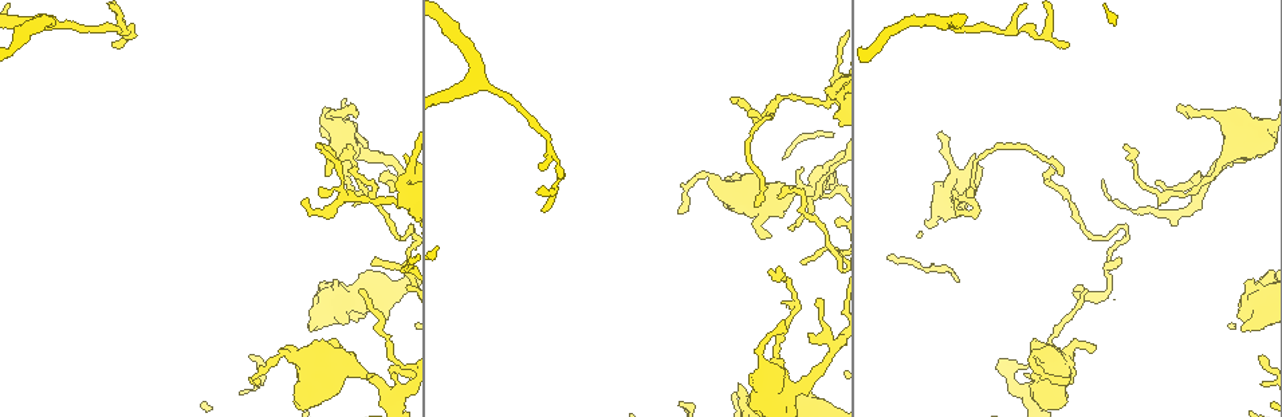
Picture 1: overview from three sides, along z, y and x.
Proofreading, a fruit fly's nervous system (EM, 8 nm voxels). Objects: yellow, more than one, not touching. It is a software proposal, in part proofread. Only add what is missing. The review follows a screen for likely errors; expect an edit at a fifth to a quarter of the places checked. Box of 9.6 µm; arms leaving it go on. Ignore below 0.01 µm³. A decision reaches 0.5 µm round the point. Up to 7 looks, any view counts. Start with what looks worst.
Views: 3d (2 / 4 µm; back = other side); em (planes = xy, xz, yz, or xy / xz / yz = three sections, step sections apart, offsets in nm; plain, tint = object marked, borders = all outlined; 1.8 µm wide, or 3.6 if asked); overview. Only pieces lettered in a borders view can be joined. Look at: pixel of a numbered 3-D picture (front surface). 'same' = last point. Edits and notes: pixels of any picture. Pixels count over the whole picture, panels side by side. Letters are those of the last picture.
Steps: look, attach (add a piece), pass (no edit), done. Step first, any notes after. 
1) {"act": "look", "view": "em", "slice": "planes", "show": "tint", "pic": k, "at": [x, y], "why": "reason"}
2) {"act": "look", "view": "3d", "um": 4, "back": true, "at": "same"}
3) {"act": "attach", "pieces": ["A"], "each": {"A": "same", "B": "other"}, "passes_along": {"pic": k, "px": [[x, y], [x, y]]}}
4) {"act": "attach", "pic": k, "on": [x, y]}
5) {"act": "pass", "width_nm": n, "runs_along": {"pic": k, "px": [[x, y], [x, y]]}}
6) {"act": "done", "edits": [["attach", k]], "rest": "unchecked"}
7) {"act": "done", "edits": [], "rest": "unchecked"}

{"act": "look", "view": "em", "slice": "planes", "show": "borders", "pic": 1, "at": [1052, 170], "why": "end of a long branch"}

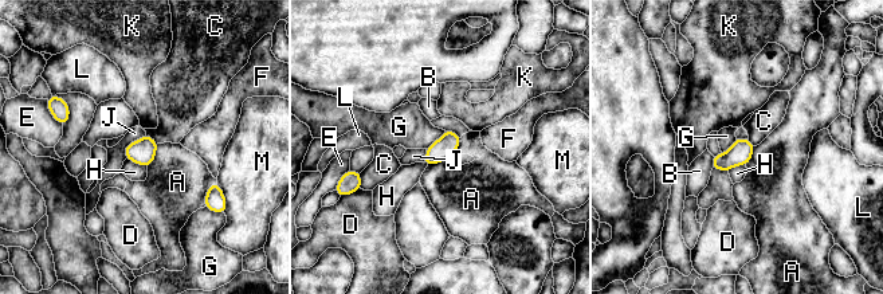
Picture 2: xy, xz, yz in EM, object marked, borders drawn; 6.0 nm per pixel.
{"act": "pass", "each": {"A": "other", "B": "other", "C": "other", "D": "other", "E": "other", "F": "other", "G": "other", "H": "other", "J": "other", "K": "other", "L": "other", "M": "other"}, "found": "no lettered piece goes on from it"}

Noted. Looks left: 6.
{"act": "look", "view": "3d", "um": 4, "back": true, "pic": 1, "at": [111, 44], "why": "tapers out"}

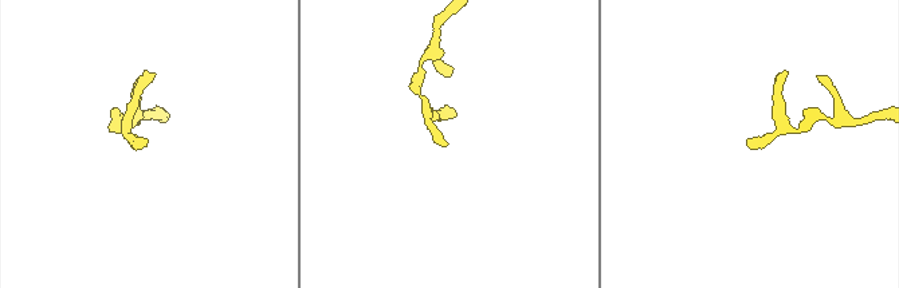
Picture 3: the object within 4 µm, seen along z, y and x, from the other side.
{"act": "look", "view": "em", "slice": "planes", "show": "borders", "pic": 3, "at": [444, 144]}

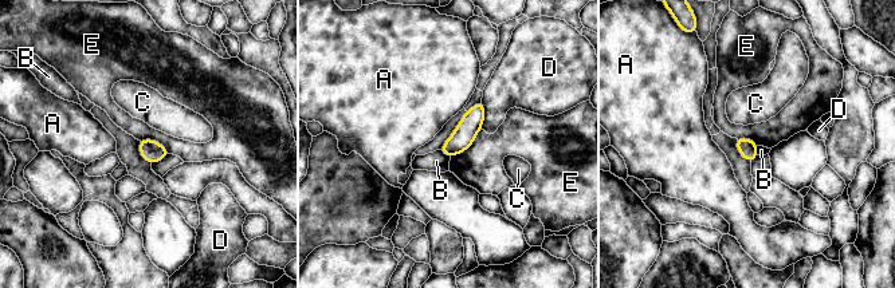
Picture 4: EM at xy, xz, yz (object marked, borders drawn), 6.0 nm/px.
{"act": "pass", "longest_contact_nm": ["E", 260], "each": {"A": "other", "B": "other", "C": "other", "D": "other", "E": "other"}, "border": {"pic": 4, "px": [[439, 150], [450, 158]]}, "found": "no lettered piece goes on from it"}

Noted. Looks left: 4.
{"act": "look", "view": "3d", "um": 2, "pic": 1, "at": [679, 211], "why": "tapers out"}

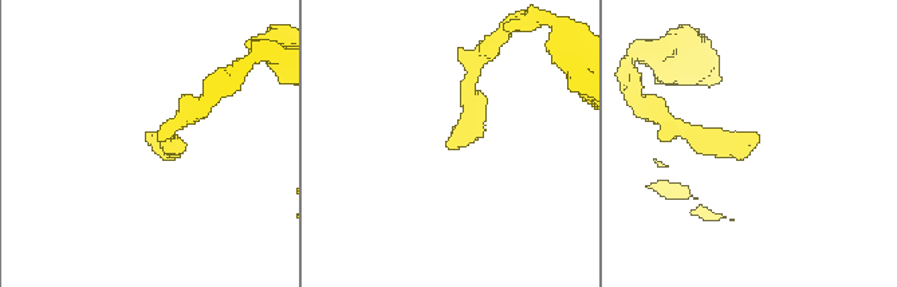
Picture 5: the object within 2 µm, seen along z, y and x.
{"act": "look", "view": "em", "um": 3.6, "slice": "xy", "step": 16, "show": "borders", "pic": 5, "at": [455, 149], "why": "need the tissue"}

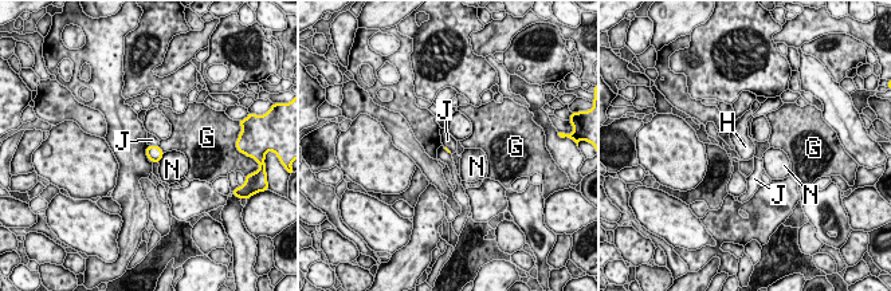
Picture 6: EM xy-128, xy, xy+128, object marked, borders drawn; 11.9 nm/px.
{"act": "pass", "each": {"G": "other", "H": "other", "J": "other", "N": "other"}, "border": {"pic": 6, "px": [[149, 144], [157, 146]]}, "found": "none of them fits"}

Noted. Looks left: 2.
{"act": "done", "edits": [], "rest": "unchecked"}

